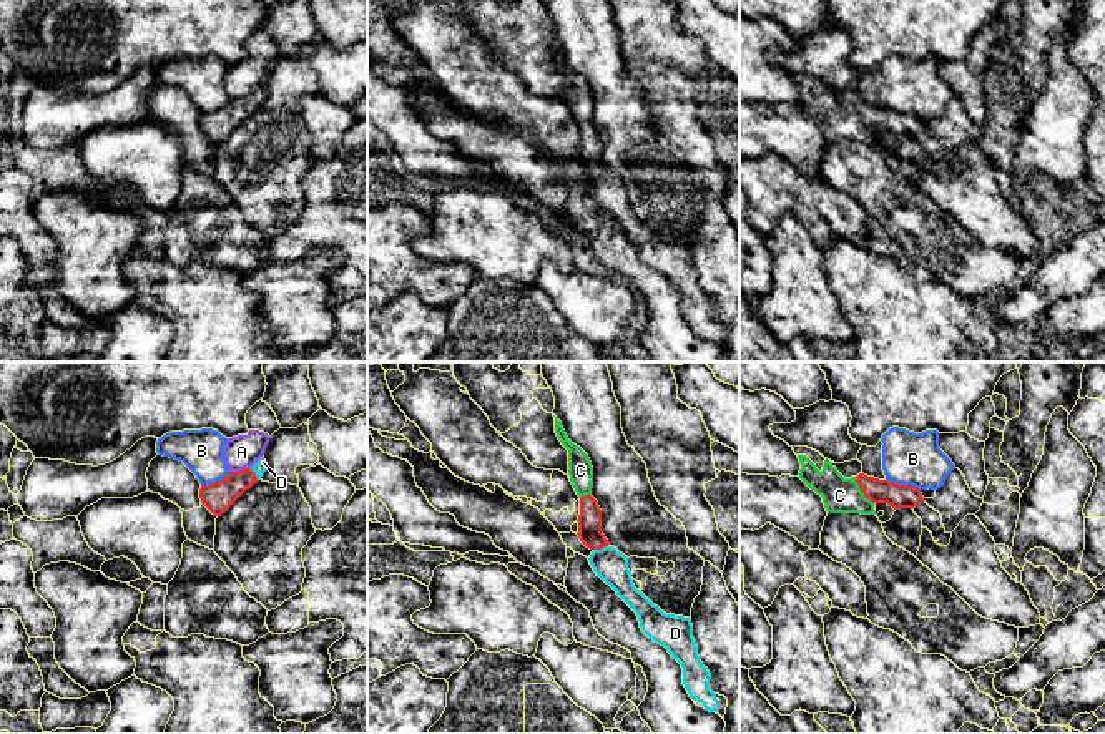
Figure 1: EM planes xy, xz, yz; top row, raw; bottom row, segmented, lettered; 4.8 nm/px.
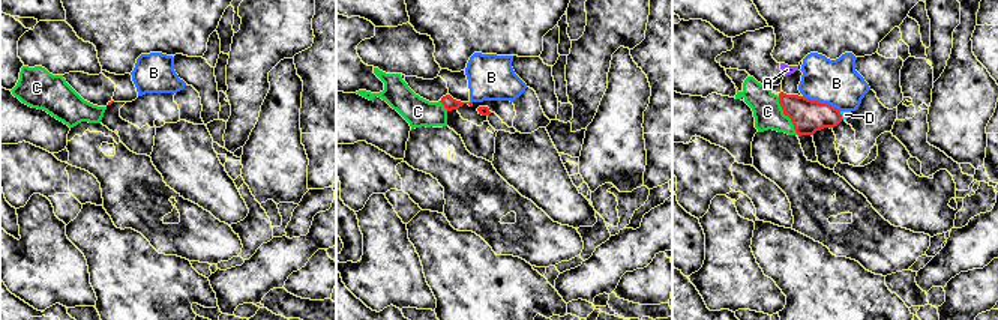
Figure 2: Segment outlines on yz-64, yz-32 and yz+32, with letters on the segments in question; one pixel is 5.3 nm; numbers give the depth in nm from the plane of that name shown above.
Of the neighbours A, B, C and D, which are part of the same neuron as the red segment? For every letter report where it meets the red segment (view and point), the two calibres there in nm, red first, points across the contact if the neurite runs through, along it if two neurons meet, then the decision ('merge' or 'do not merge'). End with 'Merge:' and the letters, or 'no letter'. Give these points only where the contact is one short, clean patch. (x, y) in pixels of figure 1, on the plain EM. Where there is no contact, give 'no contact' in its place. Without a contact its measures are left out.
A: xy (240, 98) | 150/160 nm | along xy (250, 95), (230, 100) | do not merge
B: yz (903, 113) | 120/260 nm | along yz (886, 107), (896, 112), (911, 112), (919, 118) | do not merge
C: yz (861, 118) | 120/180 nm | across yz (896, 123), (861, 118), (839, 123) | merge
D: xz (600, 176) | 110/160 nm | across xz (589, 148), (589, 160), (600, 176), (608, 191) | merge
Merge: C, D

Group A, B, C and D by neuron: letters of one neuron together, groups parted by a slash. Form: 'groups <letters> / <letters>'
groups A / B / C D

